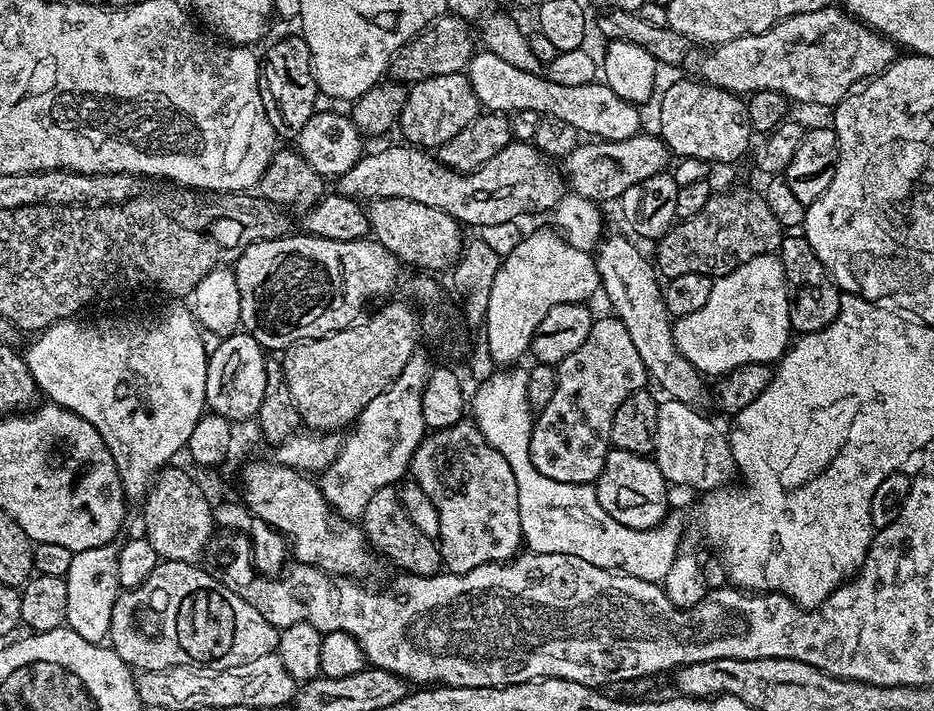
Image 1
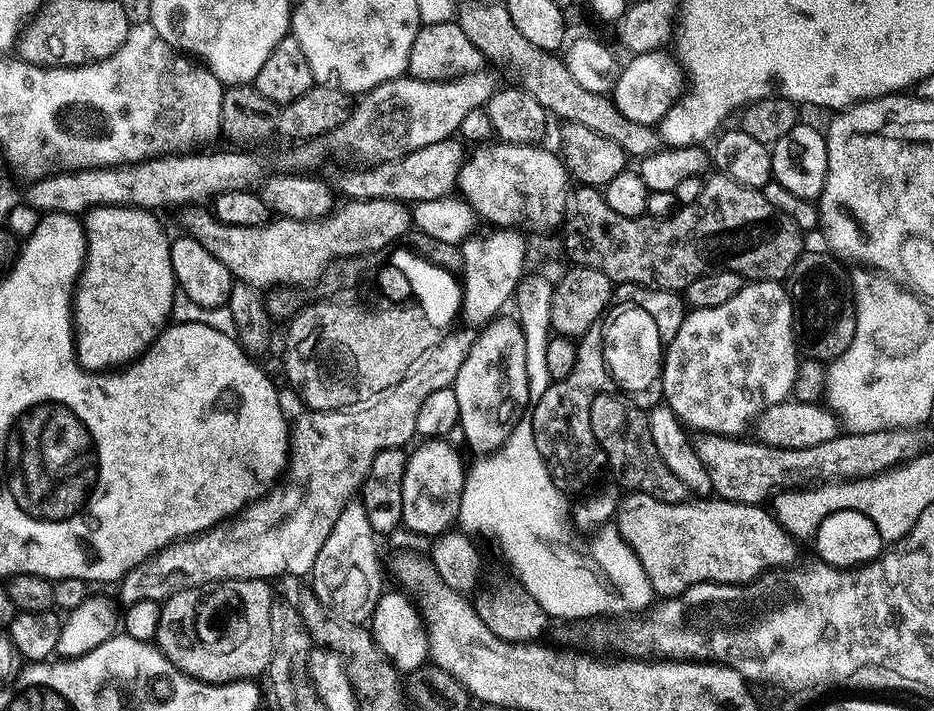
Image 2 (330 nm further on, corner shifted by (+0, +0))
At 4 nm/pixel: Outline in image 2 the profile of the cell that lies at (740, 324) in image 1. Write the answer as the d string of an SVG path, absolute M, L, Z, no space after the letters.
M765 278L763 280L754 280L745 283L742 290L738 290L738 294L734 294L734 298L730 298L730 302L722 302L722 306L714 306L710 310L691 309L685 315L684 320L678 326L678 334L674 334L674 338L668 343L668 351L664 353L664 371L662 373L662 388L664 384L664 396L668 407L672 408L673 414L677 416L681 424L689 429L697 428L698 431L704 432L700 434L711 434L714 436L726 436L729 438L739 437L744 434L748 428L748 423L755 421L764 415L768 408L775 404L781 404L782 401L792 396L792 387L794 386L794 378L796 377L796 365L798 363L798 349L796 346L796 338L792 334L792 302L790 292L787 287L784 288L776 280Z

